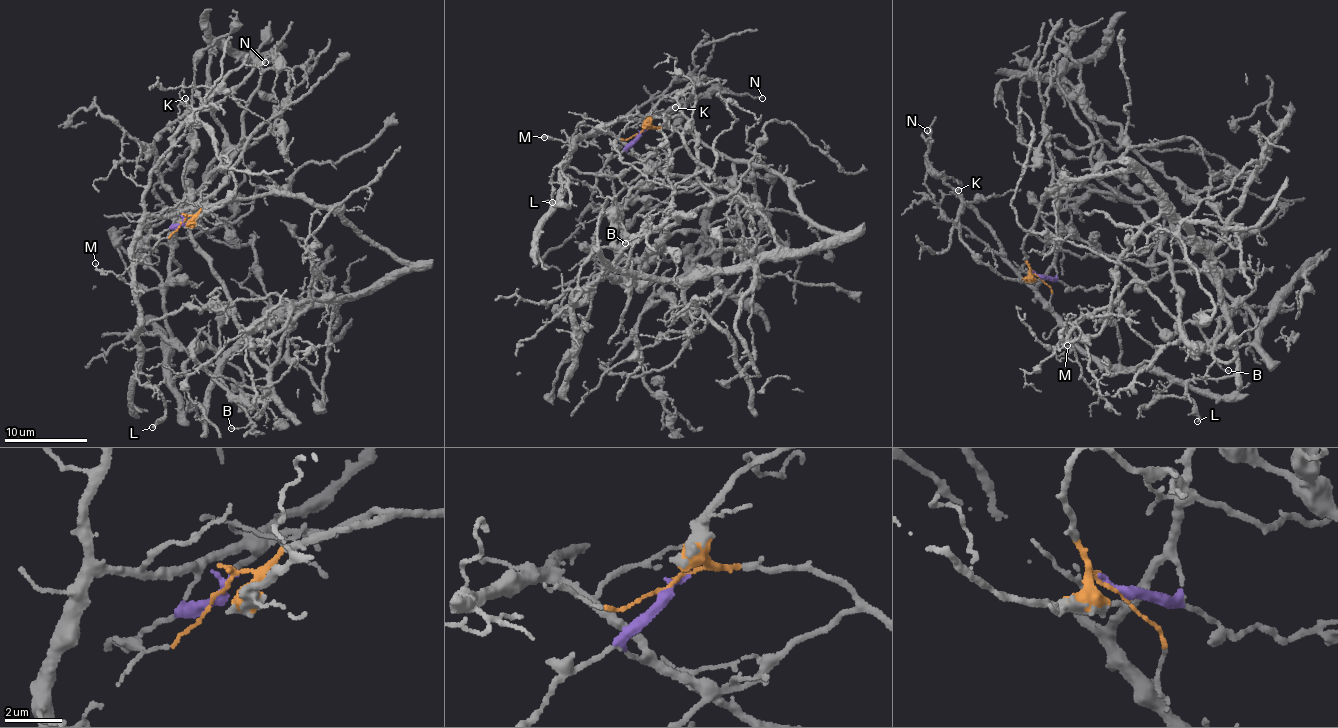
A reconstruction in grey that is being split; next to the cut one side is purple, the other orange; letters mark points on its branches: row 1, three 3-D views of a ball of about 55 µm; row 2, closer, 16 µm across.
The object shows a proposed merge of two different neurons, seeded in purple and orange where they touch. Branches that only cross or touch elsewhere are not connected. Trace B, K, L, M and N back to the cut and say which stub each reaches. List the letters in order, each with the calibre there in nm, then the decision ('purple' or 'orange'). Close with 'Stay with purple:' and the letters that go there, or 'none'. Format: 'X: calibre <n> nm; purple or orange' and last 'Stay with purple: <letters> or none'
B: calibre 110 nm; orange
K: calibre 90 nm; purple
L: calibre 200 nm; purple
M: calibre 150 nm; purple
N: calibre 90 nm; purple
Stay with purple: K, L, M, N

